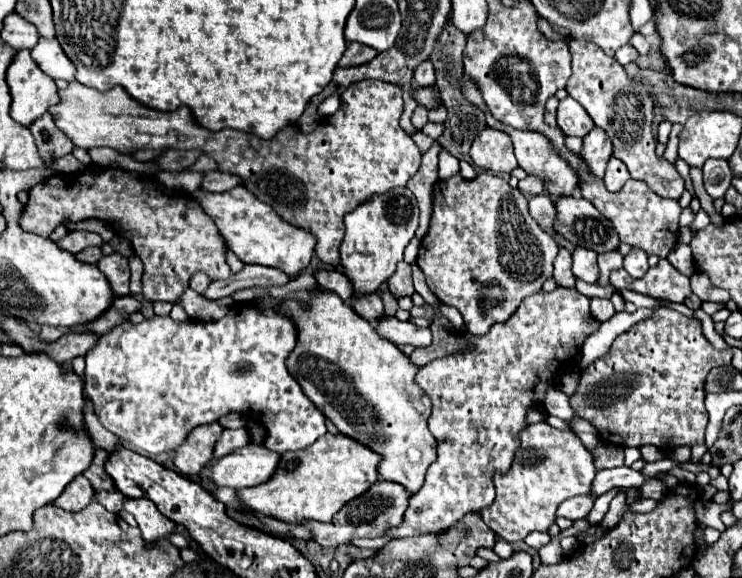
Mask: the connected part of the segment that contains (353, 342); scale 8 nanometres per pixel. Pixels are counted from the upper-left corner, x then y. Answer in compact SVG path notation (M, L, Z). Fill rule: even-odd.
M312 291L310 309L294 309L294 305L282 305L282 309L286 309L286 313L294 313L294 321L298 321L300 331L298 345L286 361L290 375L300 383L304 393L338 427L342 435L366 445L382 457L378 463L380 479L398 481L416 493L422 487L426 469L436 457L436 439L428 431L432 403L414 381L420 367L414 365L410 357L400 351L400 347L380 337L372 323L358 317L358 313L354 313L354 309L332 291Z

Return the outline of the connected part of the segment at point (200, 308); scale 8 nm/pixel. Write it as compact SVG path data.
M186 289L174 303L182 305L184 311L192 319L220 319L234 305L234 301L230 297L222 297L222 299L216 299L216 301L208 301L208 299L204 299L202 295L198 295L192 289Z

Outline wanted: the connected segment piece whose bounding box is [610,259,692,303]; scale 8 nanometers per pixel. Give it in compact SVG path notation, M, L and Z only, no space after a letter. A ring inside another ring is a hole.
M660 259L655 267L650 267L642 279L632 279L624 269L610 273L610 283L614 287L628 287L632 291L644 295L652 295L654 299L664 299L672 303L684 303L690 291L690 279L678 273L667 259Z

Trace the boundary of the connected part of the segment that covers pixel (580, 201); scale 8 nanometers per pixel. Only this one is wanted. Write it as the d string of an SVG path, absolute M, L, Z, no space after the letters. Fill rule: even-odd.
M558 197L554 201L554 231L570 241L596 253L614 251L620 243L612 225L584 197Z

